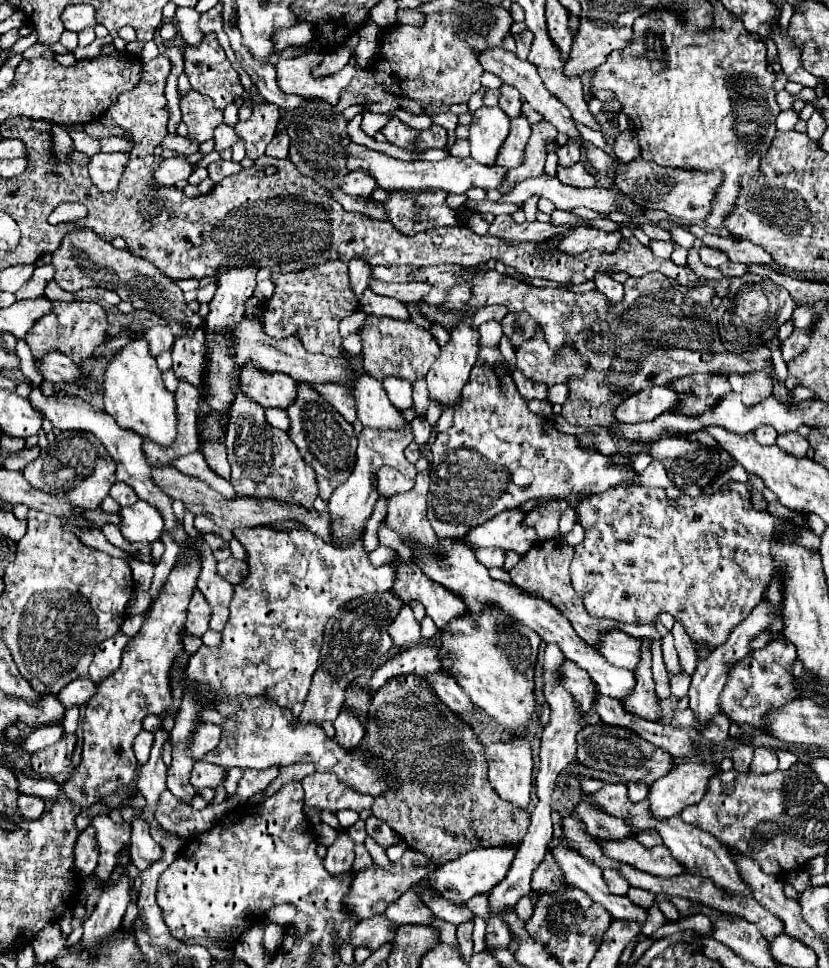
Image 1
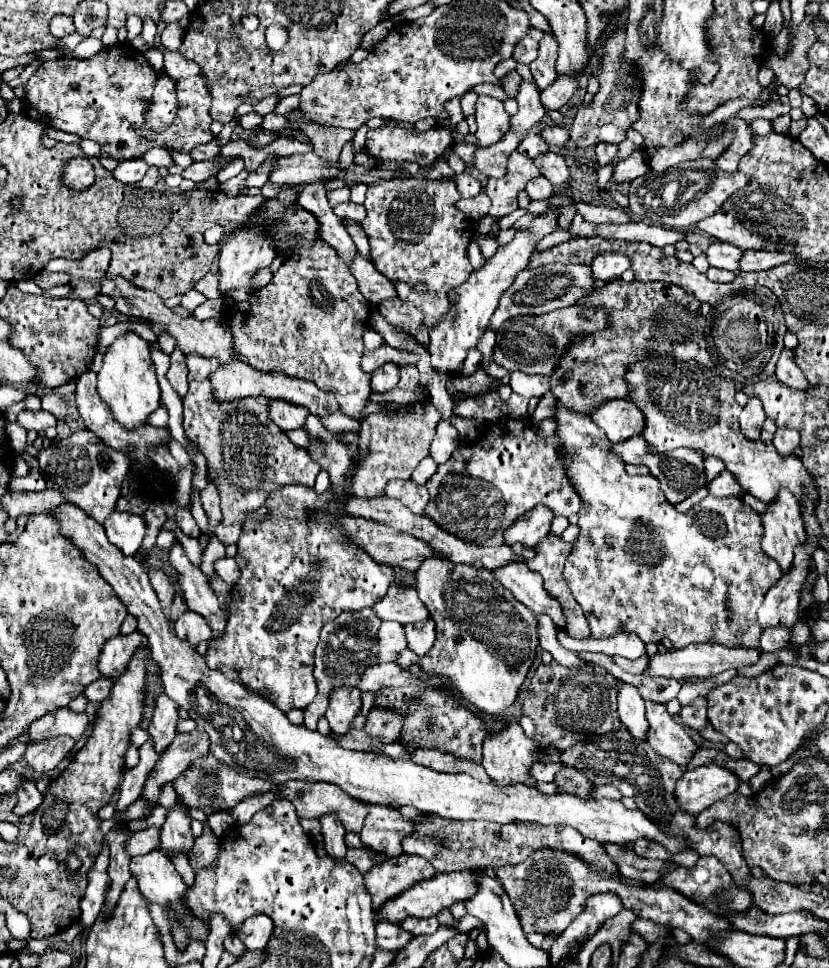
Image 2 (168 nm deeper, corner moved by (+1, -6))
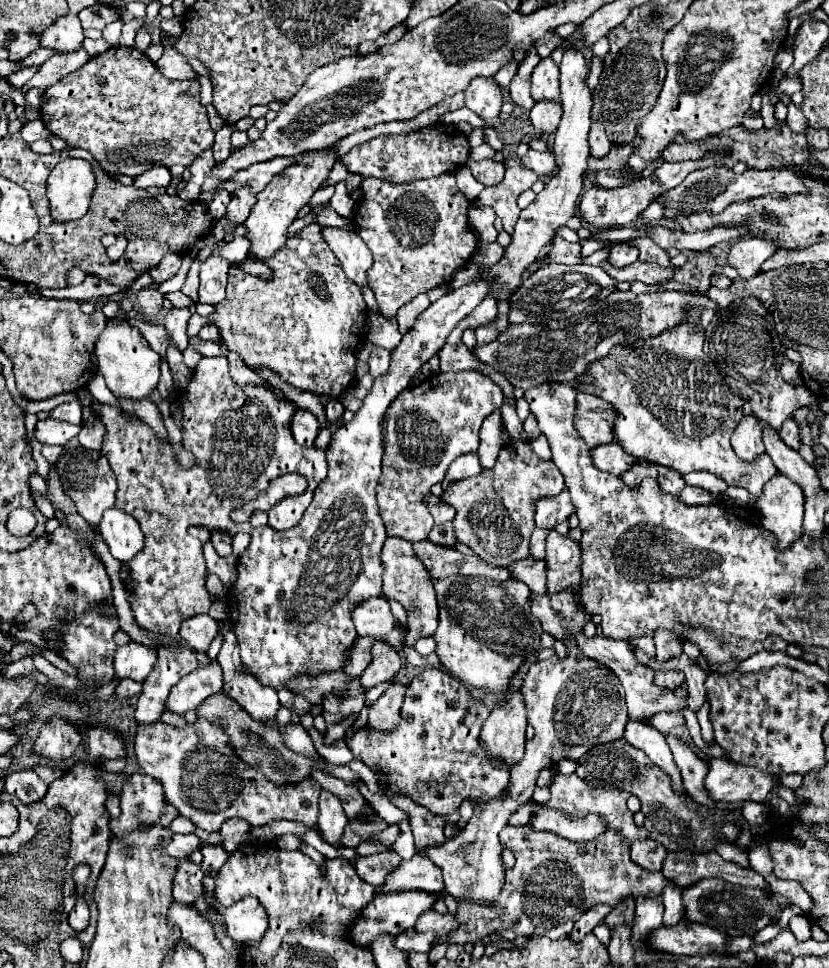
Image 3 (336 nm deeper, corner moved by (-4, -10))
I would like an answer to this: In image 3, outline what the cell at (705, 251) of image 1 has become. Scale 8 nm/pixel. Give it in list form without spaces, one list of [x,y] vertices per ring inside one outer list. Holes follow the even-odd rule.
[[[757,236],[741,238],[729,252],[729,266],[733,266],[741,278],[753,278],[761,272],[761,264],[777,250],[779,246],[773,240]]]

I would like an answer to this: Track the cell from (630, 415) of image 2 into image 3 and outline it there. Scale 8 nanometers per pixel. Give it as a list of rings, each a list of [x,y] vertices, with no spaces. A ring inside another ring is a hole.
[[[579,392],[575,402],[575,430],[587,446],[595,448],[597,444],[613,442],[613,428],[609,428],[609,408],[605,408],[605,400]]]

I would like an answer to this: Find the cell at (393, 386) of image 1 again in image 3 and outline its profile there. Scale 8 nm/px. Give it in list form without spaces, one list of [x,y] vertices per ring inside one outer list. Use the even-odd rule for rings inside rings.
[[[375,346],[371,350],[371,356],[369,356],[369,366],[371,366],[371,376],[377,378],[377,376],[383,376],[389,368],[389,360],[391,360],[391,354],[385,350],[385,348],[379,348]]]

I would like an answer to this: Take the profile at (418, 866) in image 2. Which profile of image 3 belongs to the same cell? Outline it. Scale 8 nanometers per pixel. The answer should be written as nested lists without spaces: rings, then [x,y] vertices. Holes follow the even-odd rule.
[[[415,854],[411,860],[401,862],[397,870],[393,870],[381,892],[397,892],[397,890],[421,890],[431,894],[443,892],[443,876],[441,868],[435,866],[427,856]]]

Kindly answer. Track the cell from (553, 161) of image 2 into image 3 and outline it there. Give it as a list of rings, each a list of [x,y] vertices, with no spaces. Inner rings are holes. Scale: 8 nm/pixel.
[[[529,150],[521,158],[521,164],[527,166],[527,168],[531,168],[533,172],[537,172],[539,176],[549,176],[557,168],[551,152],[537,152],[537,150]]]

